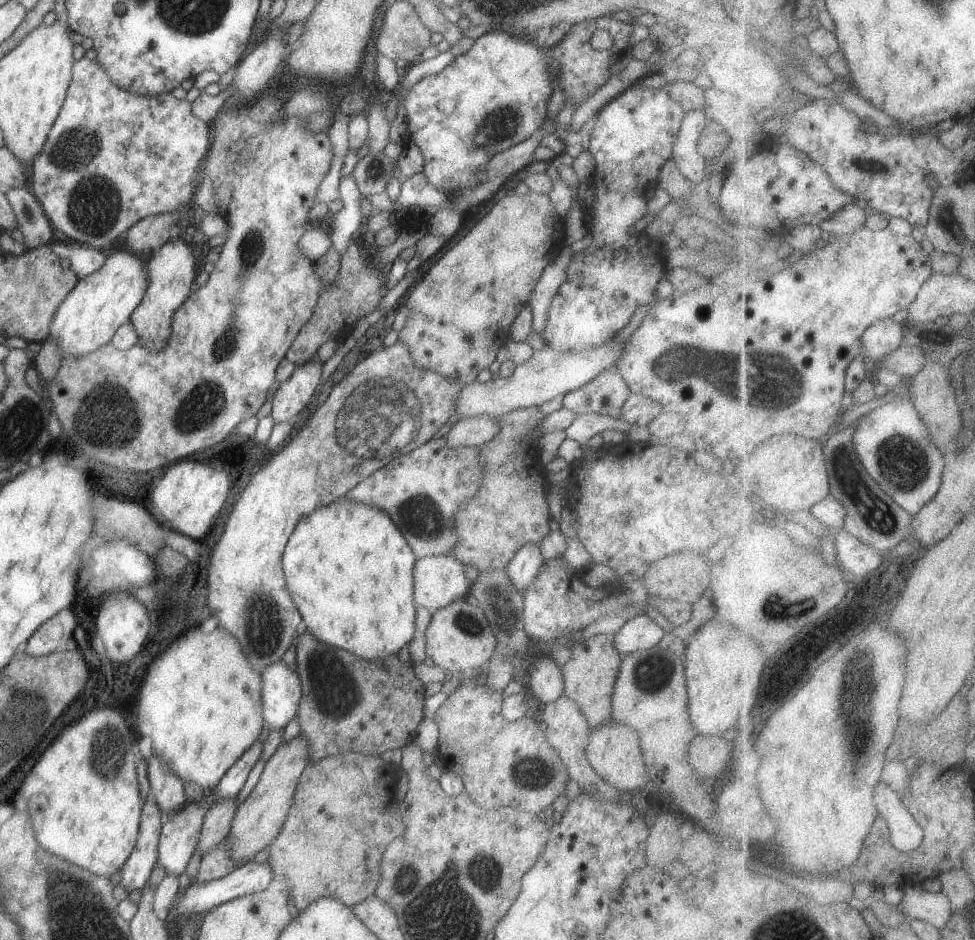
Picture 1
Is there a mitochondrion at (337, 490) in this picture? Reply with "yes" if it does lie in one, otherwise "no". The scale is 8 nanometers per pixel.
no

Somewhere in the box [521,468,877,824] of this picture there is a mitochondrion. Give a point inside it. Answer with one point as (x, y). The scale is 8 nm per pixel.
(773, 606)

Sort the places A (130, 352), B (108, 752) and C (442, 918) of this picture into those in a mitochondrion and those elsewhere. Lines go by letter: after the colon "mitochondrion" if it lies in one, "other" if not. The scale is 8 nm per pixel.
A: other
B: mitochondrion
C: mitochondrion

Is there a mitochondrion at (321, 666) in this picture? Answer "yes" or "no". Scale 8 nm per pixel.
yes

